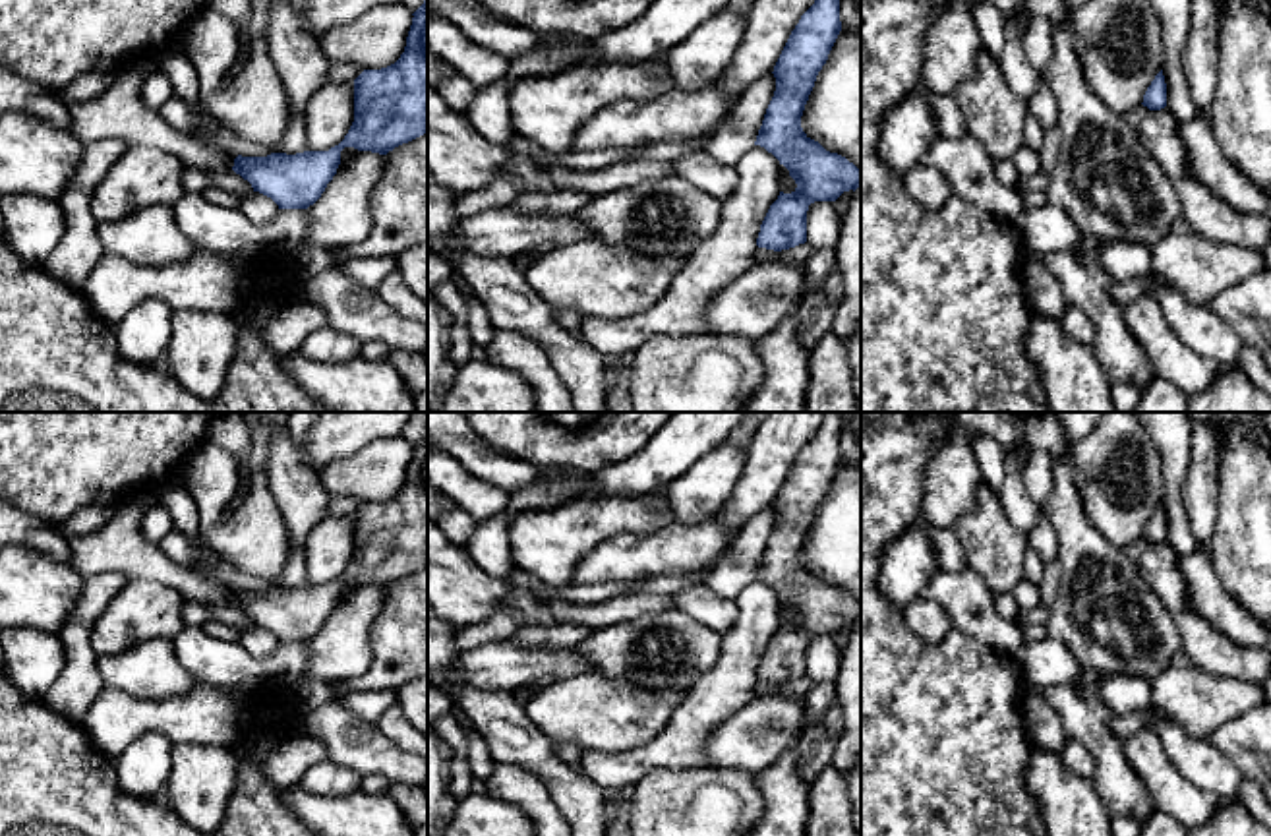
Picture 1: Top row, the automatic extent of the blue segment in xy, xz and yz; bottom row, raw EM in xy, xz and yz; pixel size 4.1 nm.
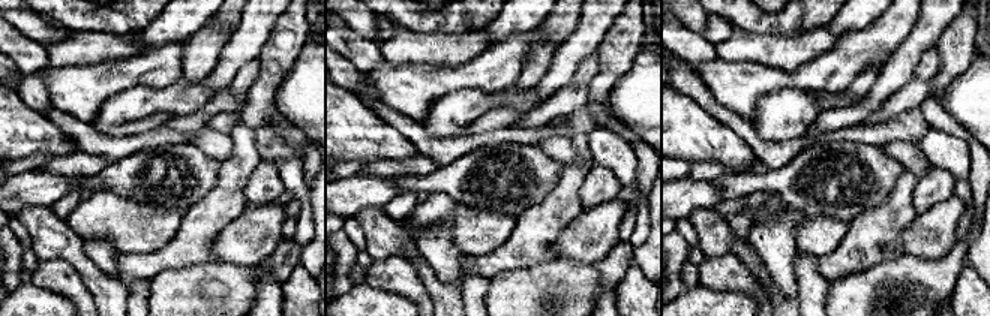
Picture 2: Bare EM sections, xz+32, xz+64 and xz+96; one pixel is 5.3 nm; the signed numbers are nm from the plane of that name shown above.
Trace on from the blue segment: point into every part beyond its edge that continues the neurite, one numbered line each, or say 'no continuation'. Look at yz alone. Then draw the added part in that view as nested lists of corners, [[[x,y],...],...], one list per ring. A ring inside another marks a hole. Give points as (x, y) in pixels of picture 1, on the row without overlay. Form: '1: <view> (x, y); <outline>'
no continuation

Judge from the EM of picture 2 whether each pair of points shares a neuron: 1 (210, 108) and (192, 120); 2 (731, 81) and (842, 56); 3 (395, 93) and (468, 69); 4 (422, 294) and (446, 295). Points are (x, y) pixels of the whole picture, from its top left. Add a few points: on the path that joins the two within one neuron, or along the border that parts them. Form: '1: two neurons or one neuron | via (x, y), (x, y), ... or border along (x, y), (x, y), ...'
1: one neuron | via (206, 113), (197, 120)
2: one neuron | via (758, 80), (798, 80), (815, 75)
3: one neuron | via (413, 87), (426, 81), (450, 78)
4: two neurons | border along (411, 262), (419, 280), (432, 300)

